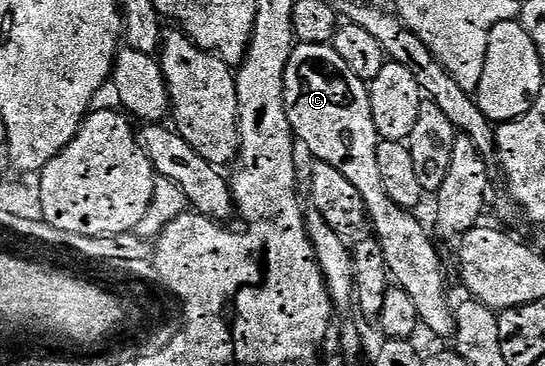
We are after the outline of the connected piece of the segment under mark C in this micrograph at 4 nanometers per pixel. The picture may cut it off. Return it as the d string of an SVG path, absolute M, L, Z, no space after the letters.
M296 44L289 55L283 76L283 102L291 132L312 153L315 161L324 161L341 171L361 195L367 209L370 228L385 255L390 280L413 299L422 328L435 337L455 336L453 305L447 302L443 273L439 270L439 253L427 234L427 229L409 209L395 205L385 191L385 182L377 168L379 132L373 123L371 94L368 82L362 81L337 55L334 44Z

